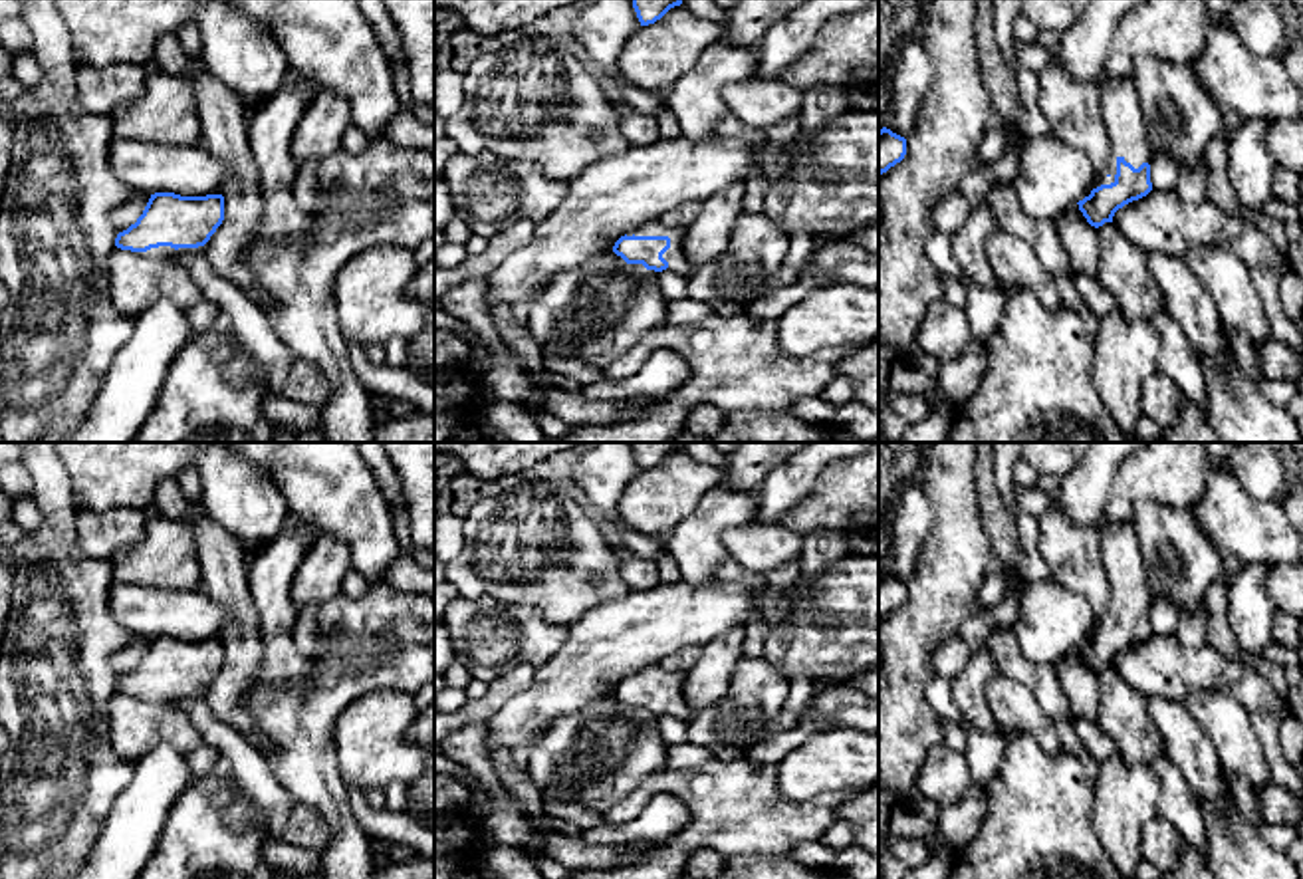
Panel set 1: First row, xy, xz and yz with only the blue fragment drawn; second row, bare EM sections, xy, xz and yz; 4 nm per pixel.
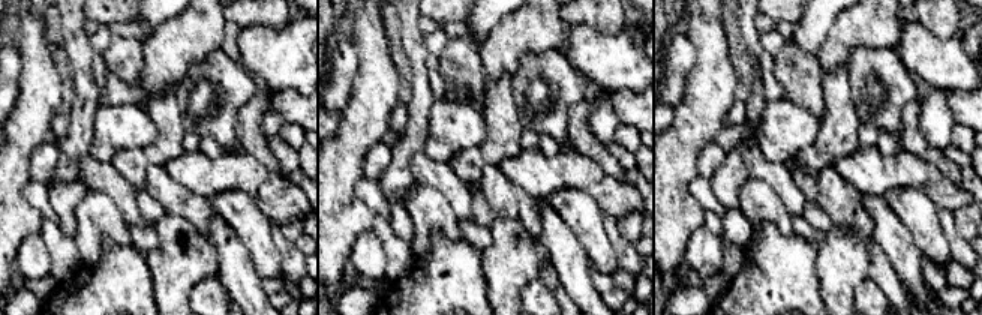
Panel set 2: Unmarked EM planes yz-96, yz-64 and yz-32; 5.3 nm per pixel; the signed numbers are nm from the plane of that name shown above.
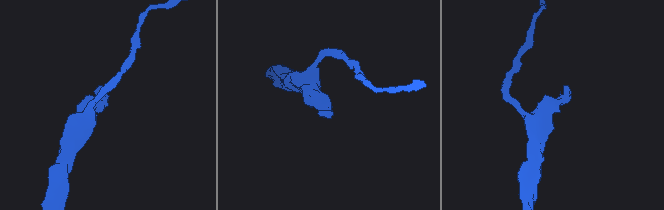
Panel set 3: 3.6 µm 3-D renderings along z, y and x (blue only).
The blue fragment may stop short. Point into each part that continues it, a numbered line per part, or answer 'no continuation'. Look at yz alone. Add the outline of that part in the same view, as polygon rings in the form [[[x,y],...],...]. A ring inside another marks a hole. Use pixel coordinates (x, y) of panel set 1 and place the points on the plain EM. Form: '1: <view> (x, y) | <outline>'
1: yz (1121, 556) | [[[1134,522],[1101,530],[1101,562],[1109,583],[1109,603],[1095,621],[1093,633],[1115,627],[1119,601],[1134,613],[1142,607],[1150,609],[1154,601]]]

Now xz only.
1: xz (679, 707) | [[[651,665],[635,675],[629,675],[627,681],[668,681],[670,692],[662,698],[668,706],[668,716],[674,716],[684,722],[692,722],[700,712],[694,710],[684,696],[684,673],[672,673],[660,665]]]

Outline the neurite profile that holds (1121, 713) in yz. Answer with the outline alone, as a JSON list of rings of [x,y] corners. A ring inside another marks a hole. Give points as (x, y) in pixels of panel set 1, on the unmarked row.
[[[1115,667],[1097,673],[1097,726],[1128,764],[1150,764],[1166,754],[1164,736],[1148,714],[1148,700]]]

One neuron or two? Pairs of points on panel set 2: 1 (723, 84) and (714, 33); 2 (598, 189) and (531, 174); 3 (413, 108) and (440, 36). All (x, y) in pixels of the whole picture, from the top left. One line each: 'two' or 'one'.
1: one
2: one
3: two

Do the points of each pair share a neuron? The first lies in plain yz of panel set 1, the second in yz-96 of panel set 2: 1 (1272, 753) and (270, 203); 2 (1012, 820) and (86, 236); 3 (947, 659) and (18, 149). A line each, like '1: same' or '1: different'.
1: different
2: different
3: different

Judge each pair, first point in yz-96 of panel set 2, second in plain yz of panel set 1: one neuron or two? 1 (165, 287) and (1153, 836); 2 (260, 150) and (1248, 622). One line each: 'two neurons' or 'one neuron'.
1: two neurons
2: two neurons

